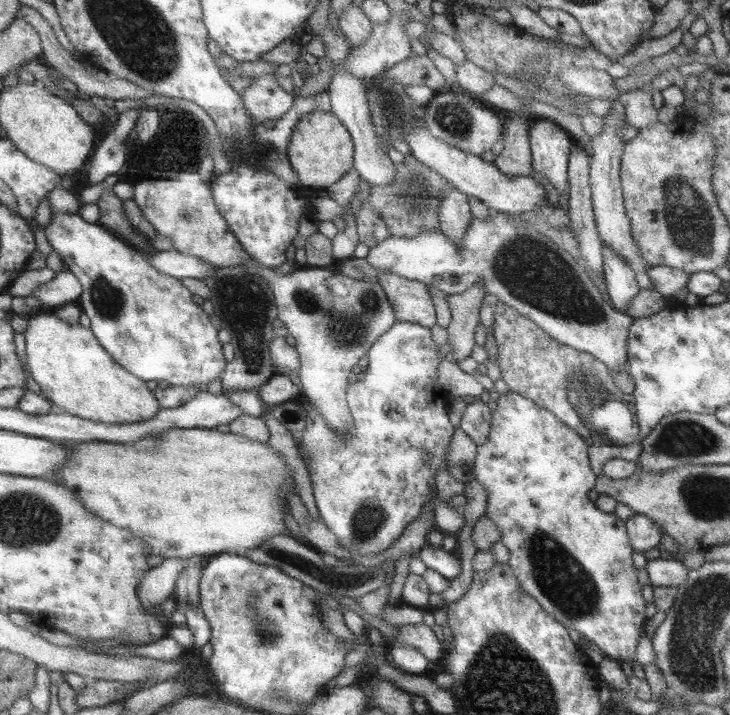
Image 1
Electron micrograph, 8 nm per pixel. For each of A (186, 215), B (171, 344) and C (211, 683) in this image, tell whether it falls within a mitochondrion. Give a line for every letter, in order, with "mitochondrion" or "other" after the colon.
A: mitochondrion
B: other
C: other

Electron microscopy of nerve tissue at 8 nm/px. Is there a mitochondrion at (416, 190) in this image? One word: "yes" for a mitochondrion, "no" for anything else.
yes

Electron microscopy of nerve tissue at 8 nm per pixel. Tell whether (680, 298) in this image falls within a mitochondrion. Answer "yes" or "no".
no

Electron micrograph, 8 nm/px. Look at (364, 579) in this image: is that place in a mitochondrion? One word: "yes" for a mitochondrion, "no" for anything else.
yes

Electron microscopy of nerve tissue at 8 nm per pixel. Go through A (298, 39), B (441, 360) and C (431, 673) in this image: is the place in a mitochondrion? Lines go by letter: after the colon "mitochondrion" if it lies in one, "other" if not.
A: other
B: other
C: other

